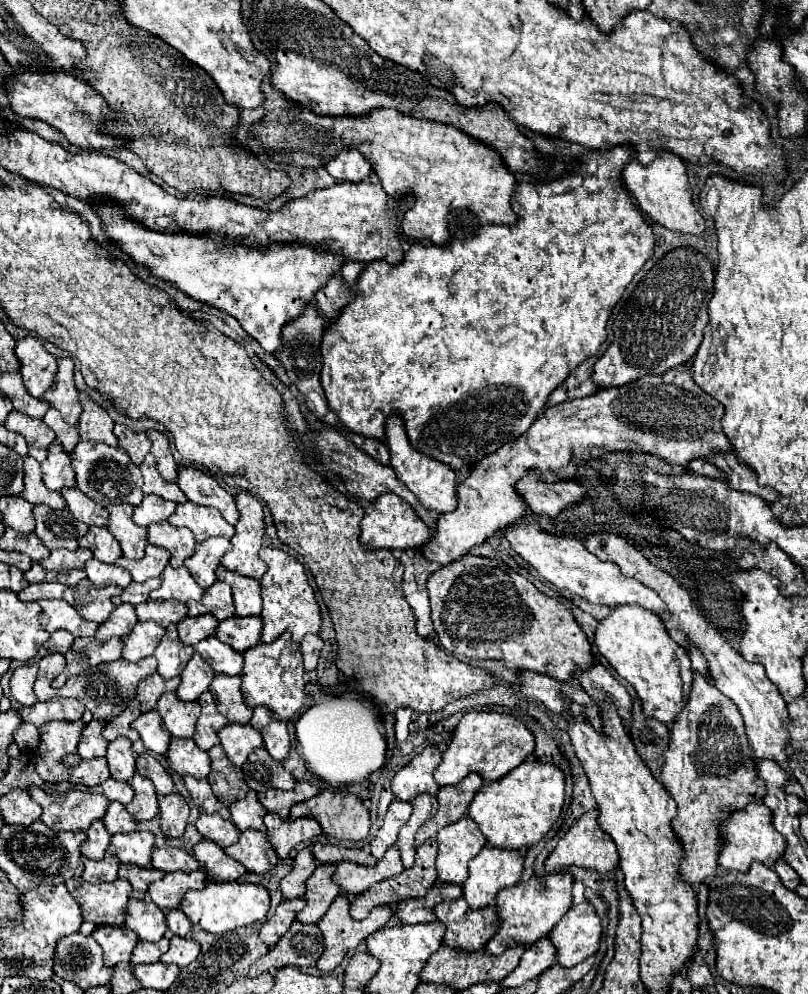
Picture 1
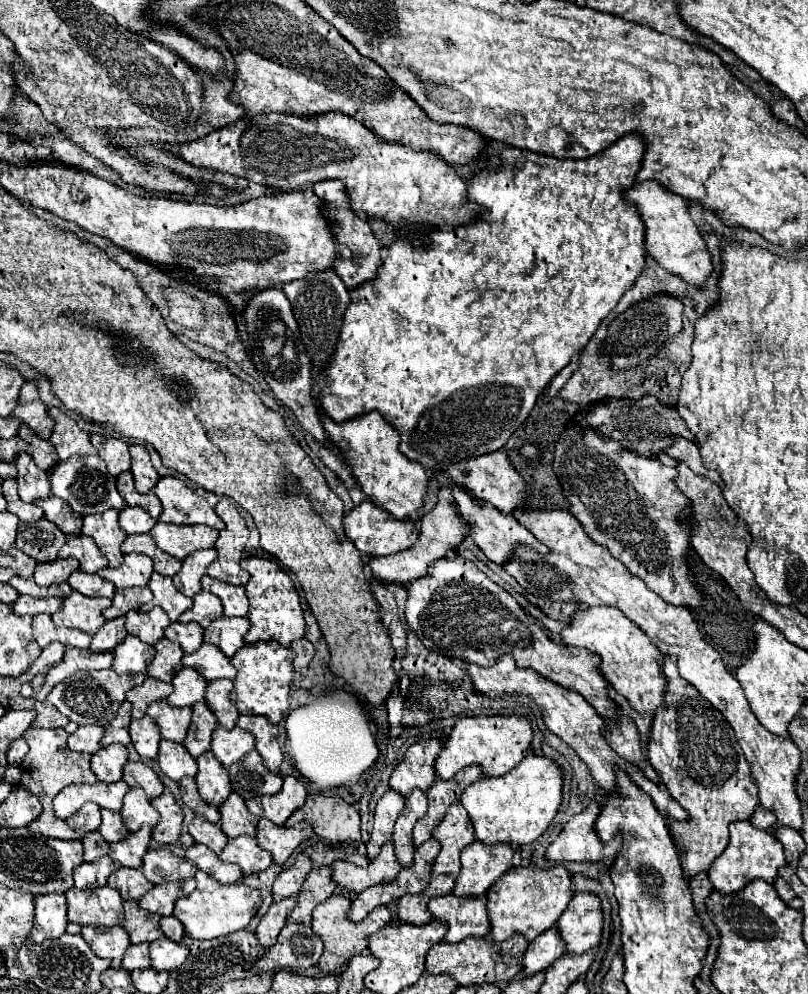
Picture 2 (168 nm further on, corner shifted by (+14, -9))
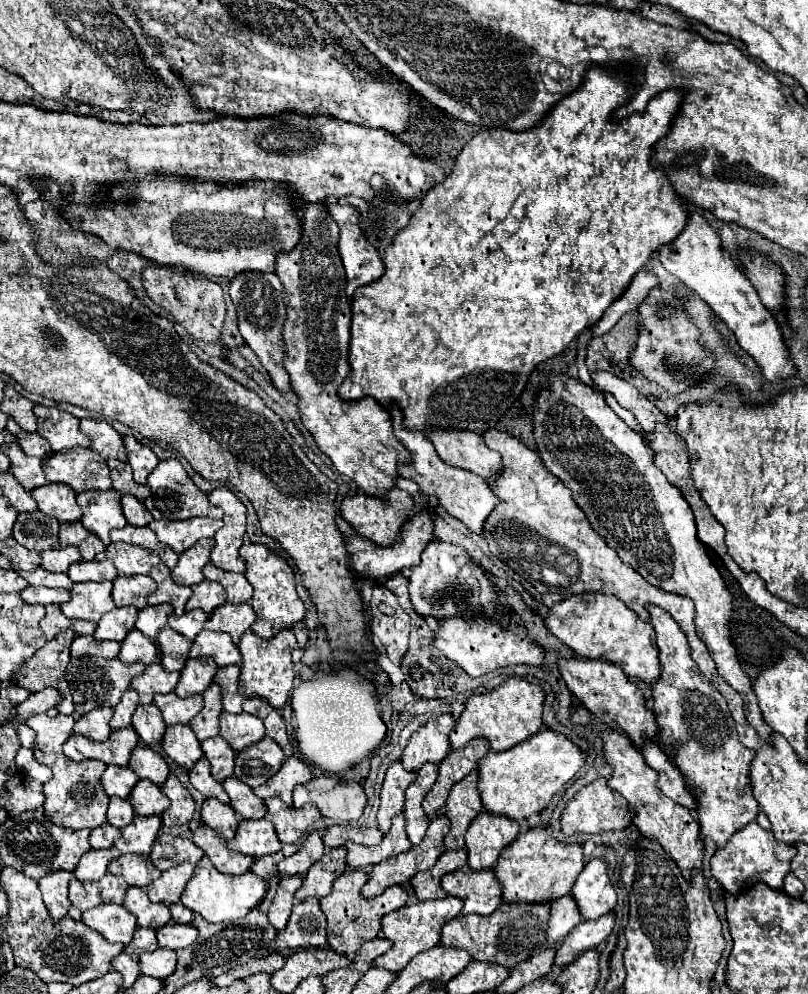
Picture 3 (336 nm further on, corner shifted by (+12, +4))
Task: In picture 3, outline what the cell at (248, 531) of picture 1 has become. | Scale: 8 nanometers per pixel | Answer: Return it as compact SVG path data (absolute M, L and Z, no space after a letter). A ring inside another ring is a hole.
M216 488L208 494L208 500L214 506L220 506L224 510L224 526L216 532L214 540L216 546L212 550L212 564L226 572L244 572L246 562L238 554L240 546L244 544L244 532L246 532L246 506L228 490L228 488Z

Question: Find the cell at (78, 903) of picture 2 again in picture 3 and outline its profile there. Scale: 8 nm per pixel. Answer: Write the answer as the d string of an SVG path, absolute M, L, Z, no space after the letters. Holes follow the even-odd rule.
M110 872L94 882L82 882L82 880L72 880L70 882L70 902L78 910L88 910L98 904L122 904L124 894L126 894L126 880L120 876L112 876Z

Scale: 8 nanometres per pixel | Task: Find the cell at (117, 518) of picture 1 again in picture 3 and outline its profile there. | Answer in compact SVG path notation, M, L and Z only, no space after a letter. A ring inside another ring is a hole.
M92 490L78 494L78 506L82 508L82 526L96 534L104 546L110 546L110 530L122 528L126 524L122 506L120 506L122 494L116 490Z

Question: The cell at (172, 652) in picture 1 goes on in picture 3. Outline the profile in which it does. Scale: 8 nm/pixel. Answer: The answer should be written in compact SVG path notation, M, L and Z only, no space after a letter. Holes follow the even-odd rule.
M162 628L158 634L158 644L162 650L160 664L164 666L164 670L182 670L188 660L192 640L184 638L172 628Z

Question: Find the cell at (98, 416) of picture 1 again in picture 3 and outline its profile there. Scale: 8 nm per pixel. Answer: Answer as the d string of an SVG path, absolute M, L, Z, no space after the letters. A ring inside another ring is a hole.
M36 404L34 412L38 416L38 434L50 442L54 452L88 446L88 436L80 434L80 420L76 416L58 408L46 408L42 404Z

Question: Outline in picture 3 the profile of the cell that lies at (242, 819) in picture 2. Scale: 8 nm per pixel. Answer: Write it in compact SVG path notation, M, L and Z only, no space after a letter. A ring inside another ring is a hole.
M228 778L224 784L224 790L230 796L230 804L234 808L234 812L242 818L242 820L258 820L264 818L266 814L266 804L262 798L258 798L250 786L246 786L244 782L240 782L238 778Z

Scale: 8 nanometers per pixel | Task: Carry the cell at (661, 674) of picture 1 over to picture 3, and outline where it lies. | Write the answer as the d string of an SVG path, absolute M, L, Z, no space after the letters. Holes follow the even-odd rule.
M578 594L554 604L546 616L546 628L584 658L608 658L618 662L624 674L654 684L660 676L658 648L654 630L648 622L640 620L620 598L604 594Z

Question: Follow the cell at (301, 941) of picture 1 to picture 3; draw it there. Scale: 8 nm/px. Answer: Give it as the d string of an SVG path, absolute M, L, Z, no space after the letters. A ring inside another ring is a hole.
M308 898L292 908L288 926L276 934L272 948L276 952L290 952L300 948L326 946L326 918L318 906L318 898Z

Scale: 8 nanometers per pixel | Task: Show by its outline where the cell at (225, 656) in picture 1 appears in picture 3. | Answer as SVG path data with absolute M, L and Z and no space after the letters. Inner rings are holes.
M202 630L190 650L190 658L212 658L220 668L230 664L240 664L242 656L238 646L224 632Z

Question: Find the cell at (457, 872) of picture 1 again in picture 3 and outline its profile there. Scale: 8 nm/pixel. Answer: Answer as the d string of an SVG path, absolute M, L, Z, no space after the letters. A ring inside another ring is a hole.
M472 770L458 784L454 784L448 794L448 800L444 806L444 814L446 818L450 818L450 832L444 836L446 850L464 848L466 828L482 812L482 802L476 790L476 780L478 780L478 772Z

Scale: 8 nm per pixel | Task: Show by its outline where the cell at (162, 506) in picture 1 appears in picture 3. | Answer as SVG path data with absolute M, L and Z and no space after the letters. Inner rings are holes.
M132 494L122 496L122 510L128 524L132 526L148 526L152 522L150 510L138 498L132 498Z

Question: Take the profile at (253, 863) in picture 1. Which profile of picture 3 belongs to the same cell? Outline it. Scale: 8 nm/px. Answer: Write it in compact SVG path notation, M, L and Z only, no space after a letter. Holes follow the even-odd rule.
M242 820L238 824L236 836L232 840L226 842L228 848L252 856L252 858L260 858L266 854L274 854L280 850L280 842L276 838L274 826L272 822L262 820Z

